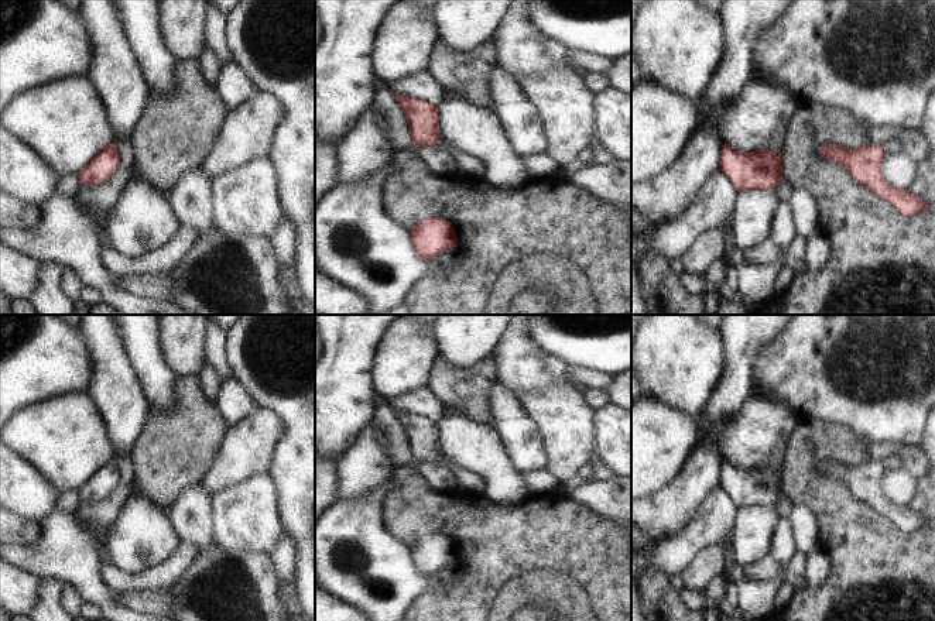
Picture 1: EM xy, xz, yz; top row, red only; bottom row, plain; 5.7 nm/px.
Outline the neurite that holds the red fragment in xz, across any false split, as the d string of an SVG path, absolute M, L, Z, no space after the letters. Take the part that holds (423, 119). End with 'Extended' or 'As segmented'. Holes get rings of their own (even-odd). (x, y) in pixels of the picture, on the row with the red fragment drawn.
M395 95L395 99L404 111L412 147L436 145L439 141L439 119L436 106L407 95Z. As segmented.

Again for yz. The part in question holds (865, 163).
M825 144L818 151L825 159L845 168L857 185L894 205L905 217L922 210L932 212L918 195L893 186L884 179L881 164L887 152L883 144L877 147L863 145L854 150L839 144Z. As segmented.

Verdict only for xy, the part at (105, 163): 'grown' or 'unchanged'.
unchanged

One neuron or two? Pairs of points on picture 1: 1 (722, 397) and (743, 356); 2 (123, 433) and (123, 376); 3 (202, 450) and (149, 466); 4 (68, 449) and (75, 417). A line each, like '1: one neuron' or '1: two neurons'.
1: one neuron
2: one neuron
3: one neuron
4: one neuron

